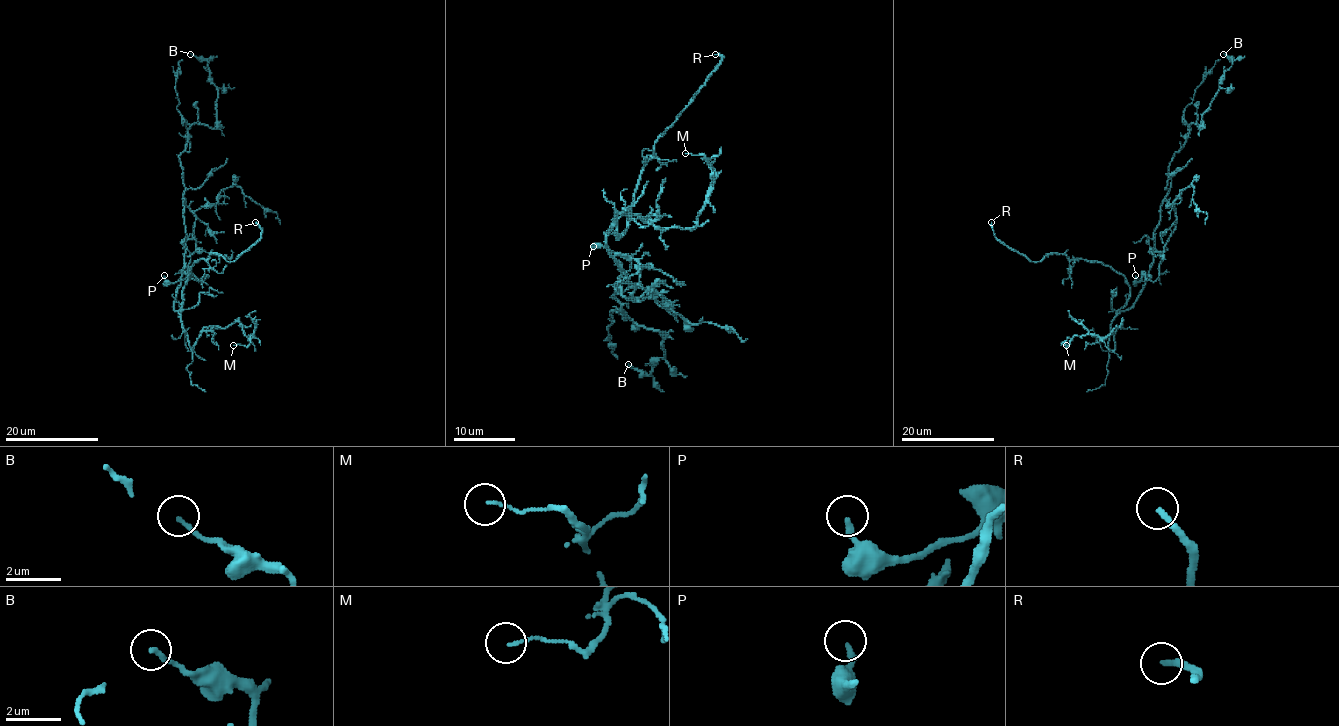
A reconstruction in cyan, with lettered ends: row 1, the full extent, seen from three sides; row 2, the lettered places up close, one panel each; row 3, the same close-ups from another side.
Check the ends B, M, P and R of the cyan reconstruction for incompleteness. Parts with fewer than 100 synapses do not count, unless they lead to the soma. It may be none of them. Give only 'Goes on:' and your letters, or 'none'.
Goes on: R

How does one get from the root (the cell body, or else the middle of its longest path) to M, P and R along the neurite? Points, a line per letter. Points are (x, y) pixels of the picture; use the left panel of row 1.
M: (183, 267), (174, 309), (189, 347), (204, 328), (238, 322), (247, 337), (253, 336), (246, 346), (233, 345)
P: (183, 267), (183, 254), (187, 250), (190, 254), (188, 273), (199, 281), (192, 275), (168, 282), (164, 275)
R: (183, 267), (175, 310), (181, 308), (182, 287), (194, 263), (210, 253), (233, 261), (261, 236), (255, 222)

